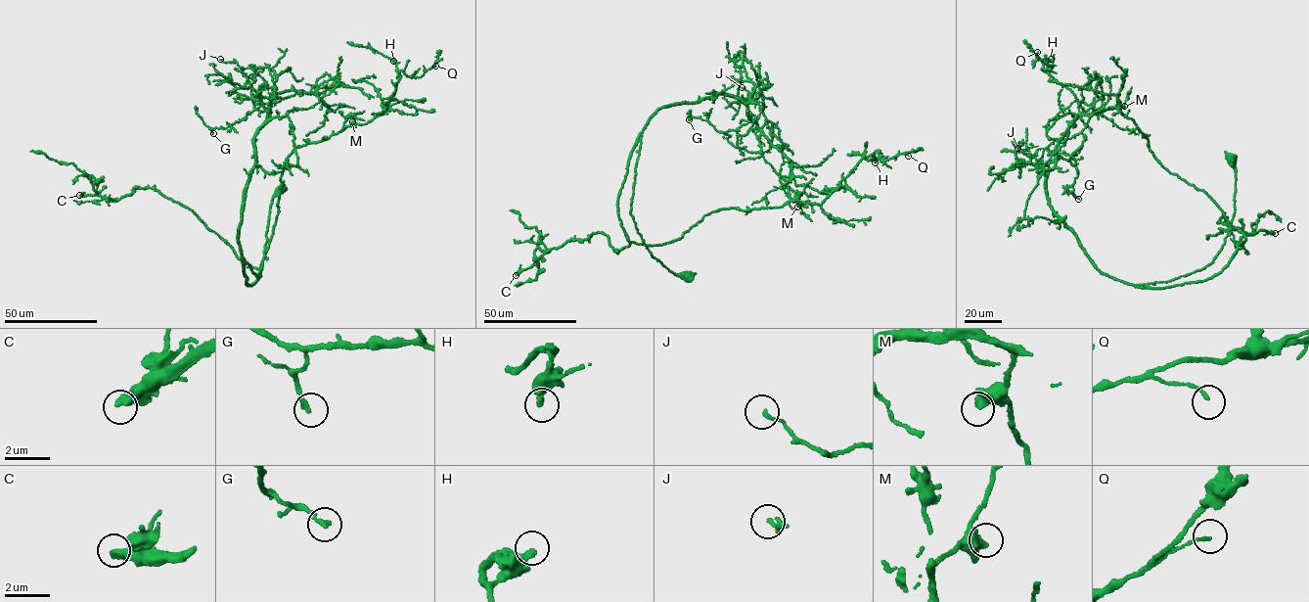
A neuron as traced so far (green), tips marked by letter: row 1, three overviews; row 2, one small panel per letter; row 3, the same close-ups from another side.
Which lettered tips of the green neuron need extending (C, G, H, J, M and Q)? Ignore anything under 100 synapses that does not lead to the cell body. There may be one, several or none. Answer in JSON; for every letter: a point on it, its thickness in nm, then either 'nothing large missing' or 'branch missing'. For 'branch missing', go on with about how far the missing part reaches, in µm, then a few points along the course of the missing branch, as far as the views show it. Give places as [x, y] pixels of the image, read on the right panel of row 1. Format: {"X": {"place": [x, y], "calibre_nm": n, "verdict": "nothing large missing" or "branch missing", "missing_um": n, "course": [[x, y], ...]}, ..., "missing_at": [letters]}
{"C": {"place": [1275, 233], "calibre_nm": 400, "verdict": "branch missing", "missing_um": 80, "course": [[1275, 233], [1261, 244], [1259, 253], [1254, 253], [1260, 254], [1264, 262], [1287, 257]]}, "G": {"place": [1078, 199], "calibre_nm": 200, "verdict": "nothing large missing"}, "H": {"place": [1051, 59], "calibre_nm": 380, "verdict": "nothing large missing"}, "J": {"place": [1017, 148], "calibre_nm": 120, "verdict": "nothing large missing"}, "M": {"place": [1124, 106], "calibre_nm": 550, "verdict": "nothing large missing"}, "Q": {"place": [1037, 52], "calibre_nm": 120, "verdict": "nothing large missing"}, "missing_at": ["C"]}

